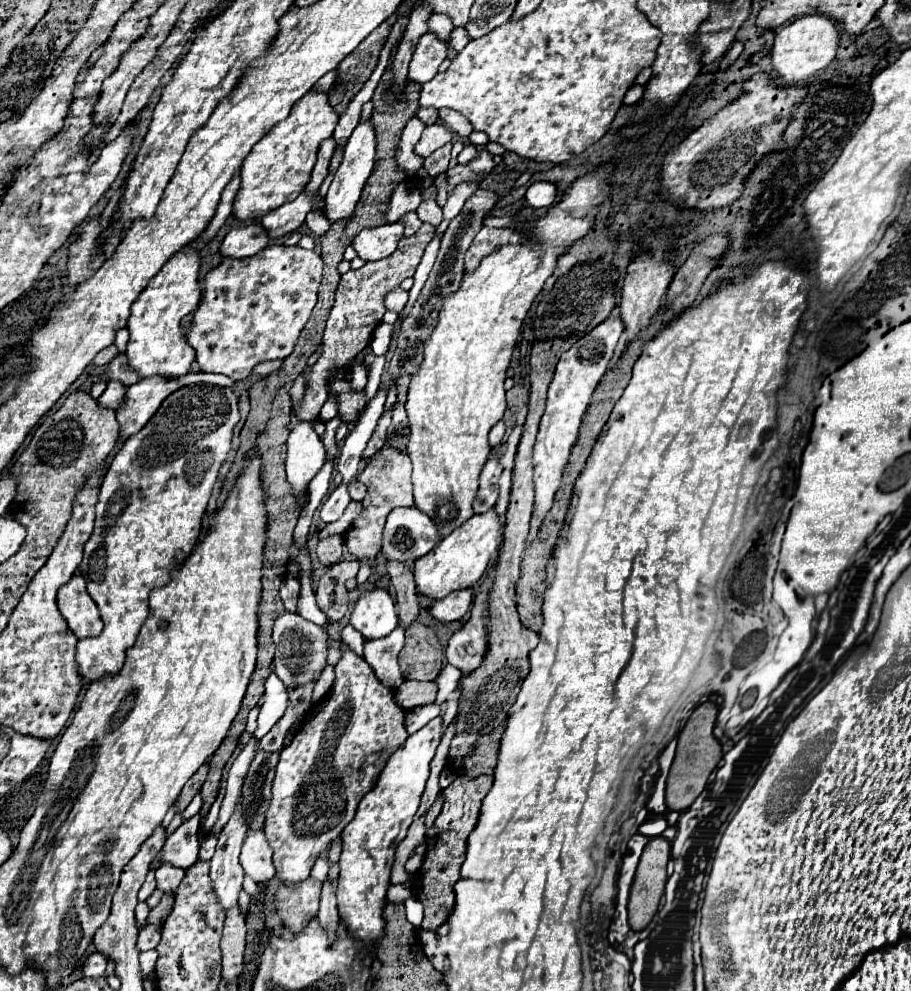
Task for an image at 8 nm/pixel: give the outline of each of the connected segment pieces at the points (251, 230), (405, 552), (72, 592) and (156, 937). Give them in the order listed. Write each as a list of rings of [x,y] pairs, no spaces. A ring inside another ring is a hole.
[[[248,224],[234,228],[226,234],[220,254],[222,258],[248,258],[258,254],[262,248],[270,244],[266,230],[260,224]]]
[[[398,508],[390,512],[384,526],[382,554],[386,560],[416,562],[442,542],[436,524],[418,508]]]
[[[76,574],[58,590],[58,610],[78,638],[98,636],[104,628],[96,602],[86,592],[86,580]]]
[[[149,924],[138,935],[137,948],[143,952],[154,949],[161,940],[161,926]]]

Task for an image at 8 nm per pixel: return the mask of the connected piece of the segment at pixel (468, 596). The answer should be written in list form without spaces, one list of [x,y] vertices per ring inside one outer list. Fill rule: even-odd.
[[[472,588],[470,590],[458,590],[458,594],[452,594],[452,596],[438,600],[438,602],[432,602],[430,614],[438,622],[448,624],[448,622],[462,620],[466,616],[466,612],[470,610],[470,604],[472,604]]]

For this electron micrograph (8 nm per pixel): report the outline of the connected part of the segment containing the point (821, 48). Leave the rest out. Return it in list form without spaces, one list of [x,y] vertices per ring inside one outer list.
[[[810,14],[796,18],[792,24],[784,26],[776,32],[776,42],[772,48],[772,64],[780,78],[788,84],[796,84],[808,80],[818,70],[824,70],[834,58],[840,42],[840,32],[836,28],[836,20],[824,14]]]

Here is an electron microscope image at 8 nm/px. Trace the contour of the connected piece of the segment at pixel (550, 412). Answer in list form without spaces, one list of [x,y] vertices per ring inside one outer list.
[[[610,316],[602,324],[598,324],[590,334],[580,338],[570,350],[566,350],[556,366],[554,380],[548,390],[548,402],[546,412],[540,422],[540,432],[536,436],[534,444],[534,484],[536,484],[536,504],[532,514],[532,526],[530,536],[534,536],[542,524],[542,518],[552,506],[554,494],[560,486],[562,470],[566,466],[566,458],[570,456],[570,450],[578,438],[578,426],[582,422],[582,416],[590,404],[590,396],[594,388],[598,386],[600,378],[604,376],[608,362],[614,354],[614,346],[618,344],[620,336],[624,332],[624,324],[620,316]]]

